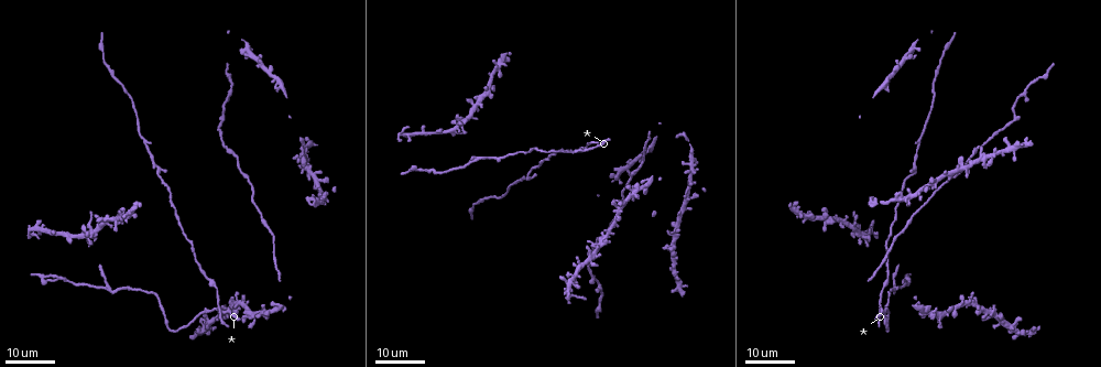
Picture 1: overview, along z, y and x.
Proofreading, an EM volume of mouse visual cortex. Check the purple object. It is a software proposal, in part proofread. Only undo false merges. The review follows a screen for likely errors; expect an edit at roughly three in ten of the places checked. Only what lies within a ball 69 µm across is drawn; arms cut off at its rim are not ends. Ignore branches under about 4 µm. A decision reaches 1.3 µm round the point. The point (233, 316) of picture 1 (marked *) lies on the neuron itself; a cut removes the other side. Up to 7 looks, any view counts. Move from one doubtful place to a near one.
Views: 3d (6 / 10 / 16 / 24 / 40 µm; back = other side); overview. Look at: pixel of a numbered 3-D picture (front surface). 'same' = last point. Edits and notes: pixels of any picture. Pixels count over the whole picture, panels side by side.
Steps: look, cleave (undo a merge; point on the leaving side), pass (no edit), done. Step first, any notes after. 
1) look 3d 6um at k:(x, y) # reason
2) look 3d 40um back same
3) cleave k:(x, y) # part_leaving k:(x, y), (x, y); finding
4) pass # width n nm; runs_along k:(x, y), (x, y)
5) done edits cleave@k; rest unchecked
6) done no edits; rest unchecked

look 3d 24um at 1:(95, 232) # four or more arms meet

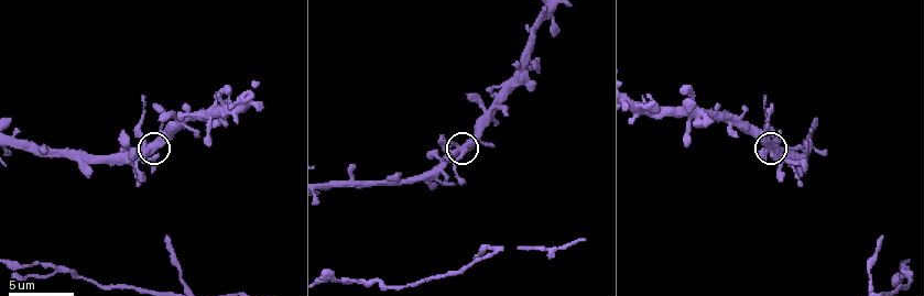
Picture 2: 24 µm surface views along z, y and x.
look 3d 6um at 2:(770, 146) # closer look

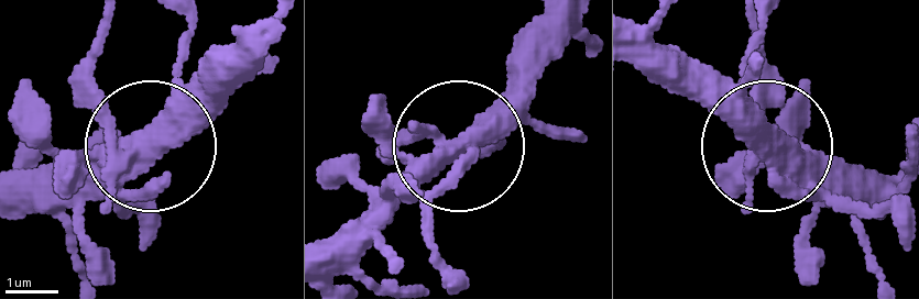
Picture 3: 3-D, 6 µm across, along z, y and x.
cleave 3:(95, 86) # width 420 nm; part_leaving 3:(131, 157), (91, 69), (105, 17); two neurons meet here

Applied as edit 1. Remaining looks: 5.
look overview

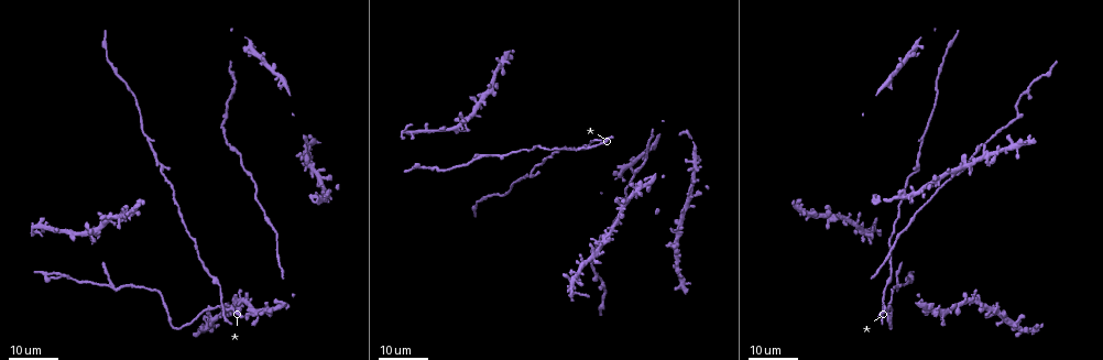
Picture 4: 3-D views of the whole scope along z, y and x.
look 3d 16um at 4:(110, 285) # side arm on a straight run

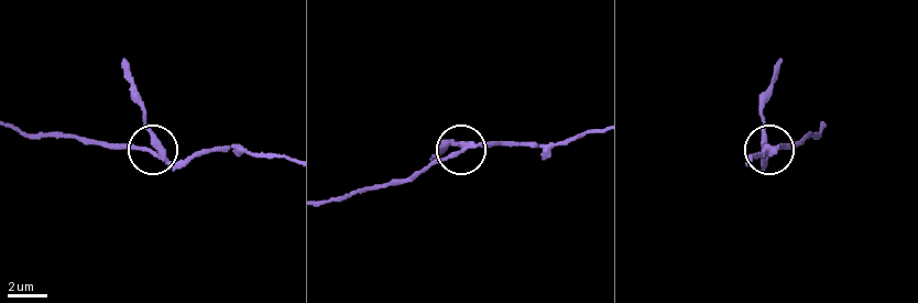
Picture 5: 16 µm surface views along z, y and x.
look 3d 6um at 5:(155, 143) # closer look

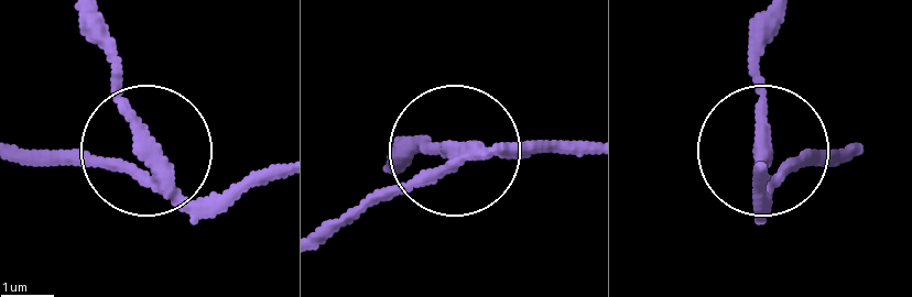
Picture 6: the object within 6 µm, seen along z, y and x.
cleave 6:(133, 112) # side_arm 18 um; part_leaving 6:(163, 184), (101, 17); a second neuron is stuck on

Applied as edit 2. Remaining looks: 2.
look 3d 24um at 4:(1018, 110) # thin neck

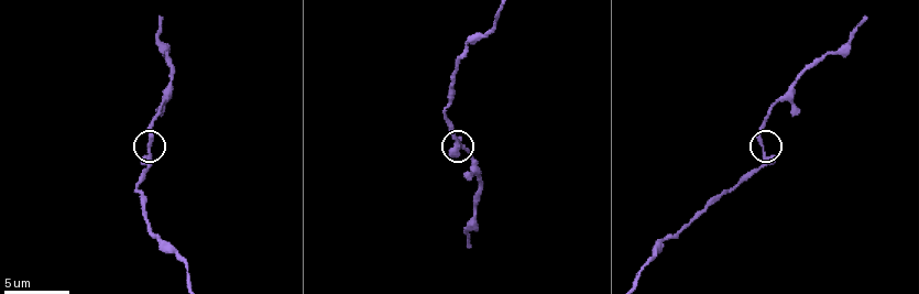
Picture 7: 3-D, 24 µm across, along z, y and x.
look 3d 10um at 7:(149, 147)

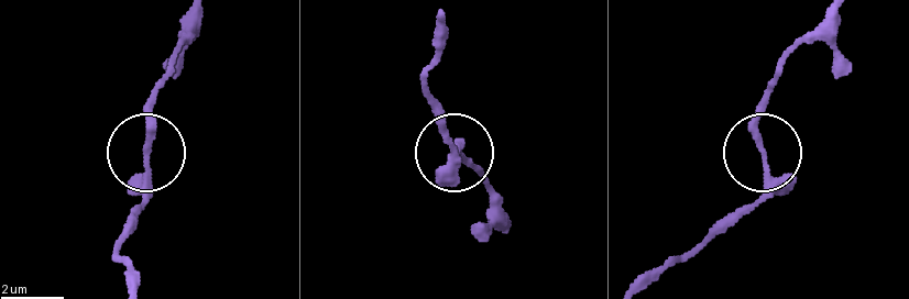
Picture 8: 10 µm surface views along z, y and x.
pass # runs_along 8:(648, 286), (734, 223), (764, 191), (758, 112), (766, 84); continuous, no second neuron

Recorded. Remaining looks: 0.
done edits cleave@3, cleave@6; rest unchecked

